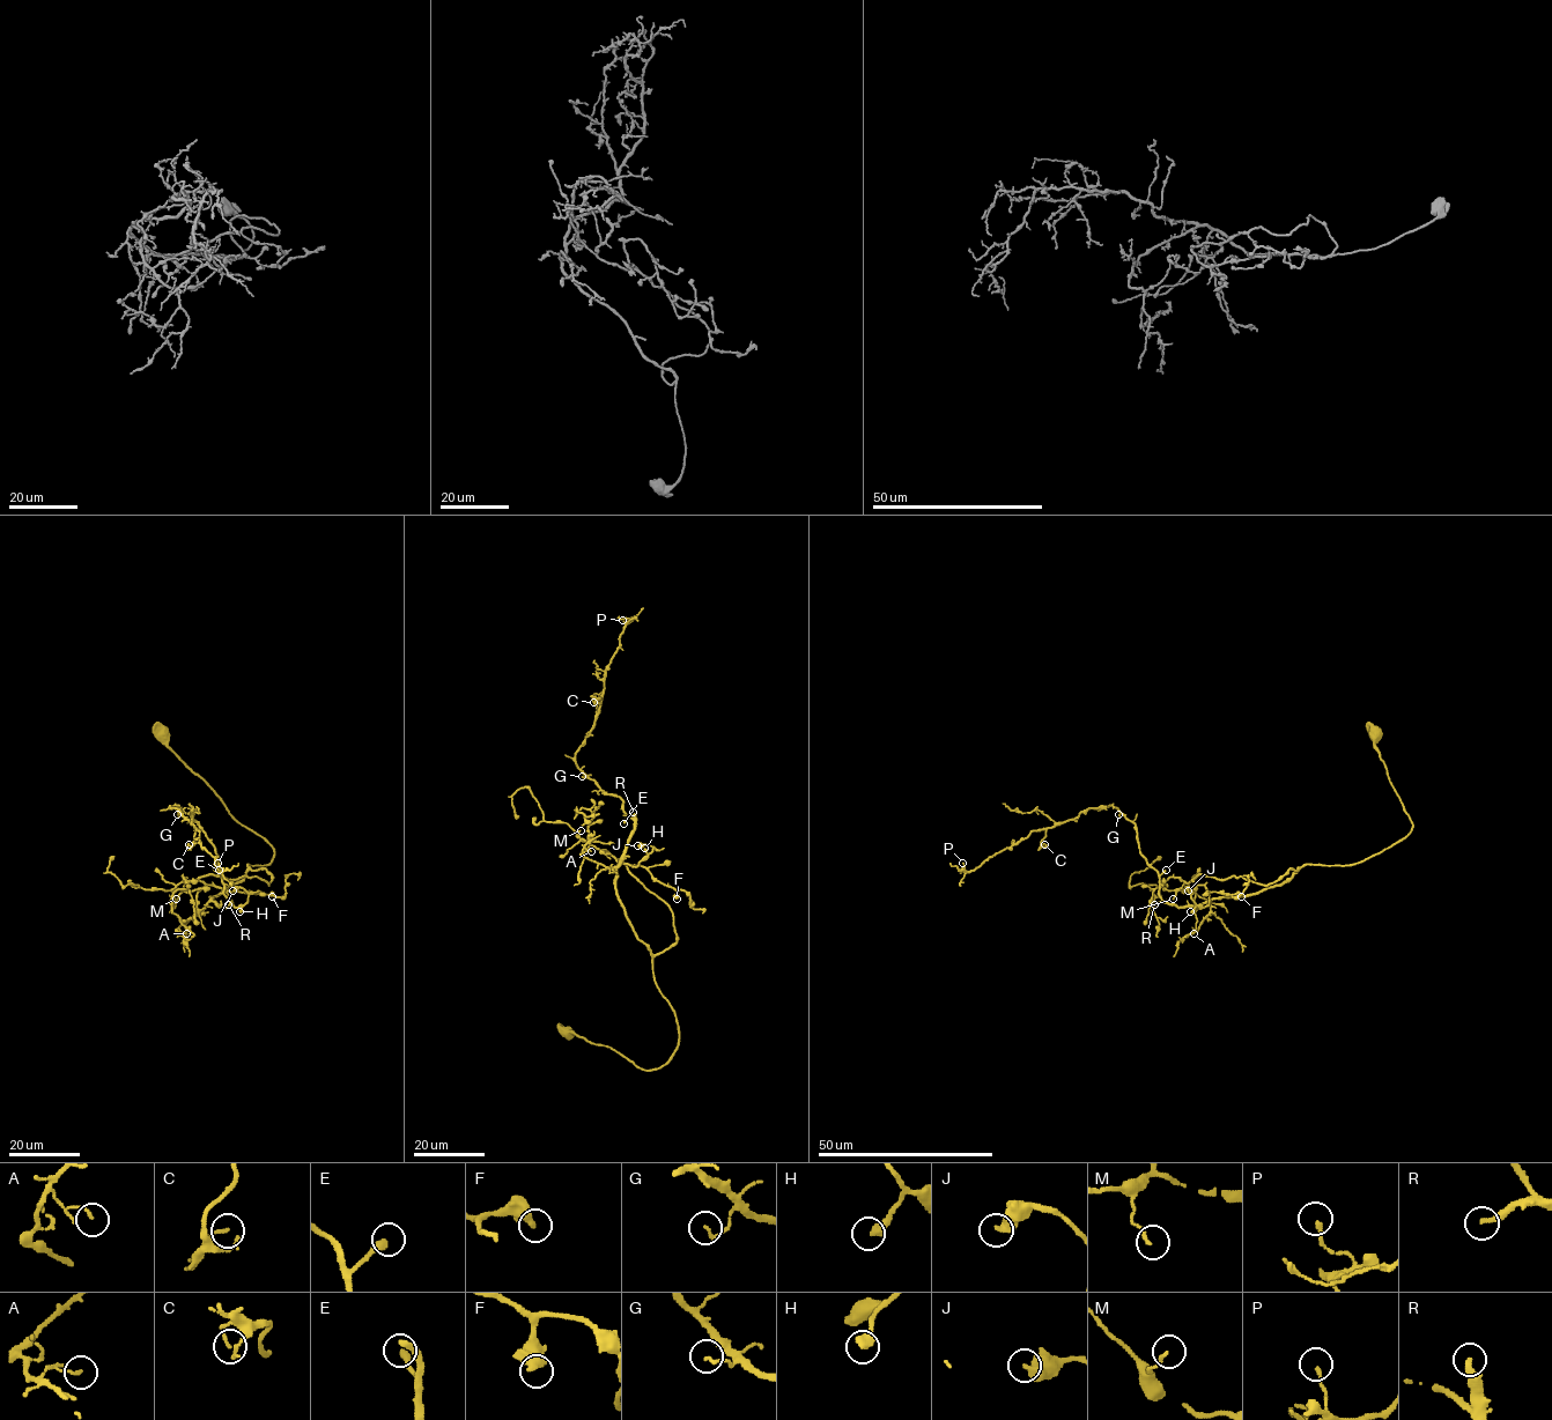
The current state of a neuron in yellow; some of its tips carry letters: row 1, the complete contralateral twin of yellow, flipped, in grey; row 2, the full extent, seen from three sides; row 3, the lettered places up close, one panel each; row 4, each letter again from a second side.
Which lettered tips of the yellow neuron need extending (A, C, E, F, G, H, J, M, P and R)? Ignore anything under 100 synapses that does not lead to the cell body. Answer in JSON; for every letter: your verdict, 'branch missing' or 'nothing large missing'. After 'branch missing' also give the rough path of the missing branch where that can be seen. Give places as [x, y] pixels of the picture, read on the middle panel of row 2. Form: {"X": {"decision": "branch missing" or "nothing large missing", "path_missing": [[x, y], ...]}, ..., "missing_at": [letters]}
{"A": {"decision": "nothing large missing"}, "C": {"decision": "nothing large missing"}, "E": {"decision": "nothing large missing"}, "F": {"decision": "nothing large missing"}, "G": {"decision": "nothing large missing"}, "H": {"decision": "nothing large missing"}, "J": {"decision": "nothing large missing"}, "M": {"decision": "nothing large missing"}, "P": {"decision": "nothing large missing"}, "R": {"decision": "branch missing", "path_missing": [[633, 812], [632, 805], [599, 775], [546, 762], [569, 756], [597, 707], [590, 682], [569, 656], [584, 616]]}, "missing_at": ["R"]}

